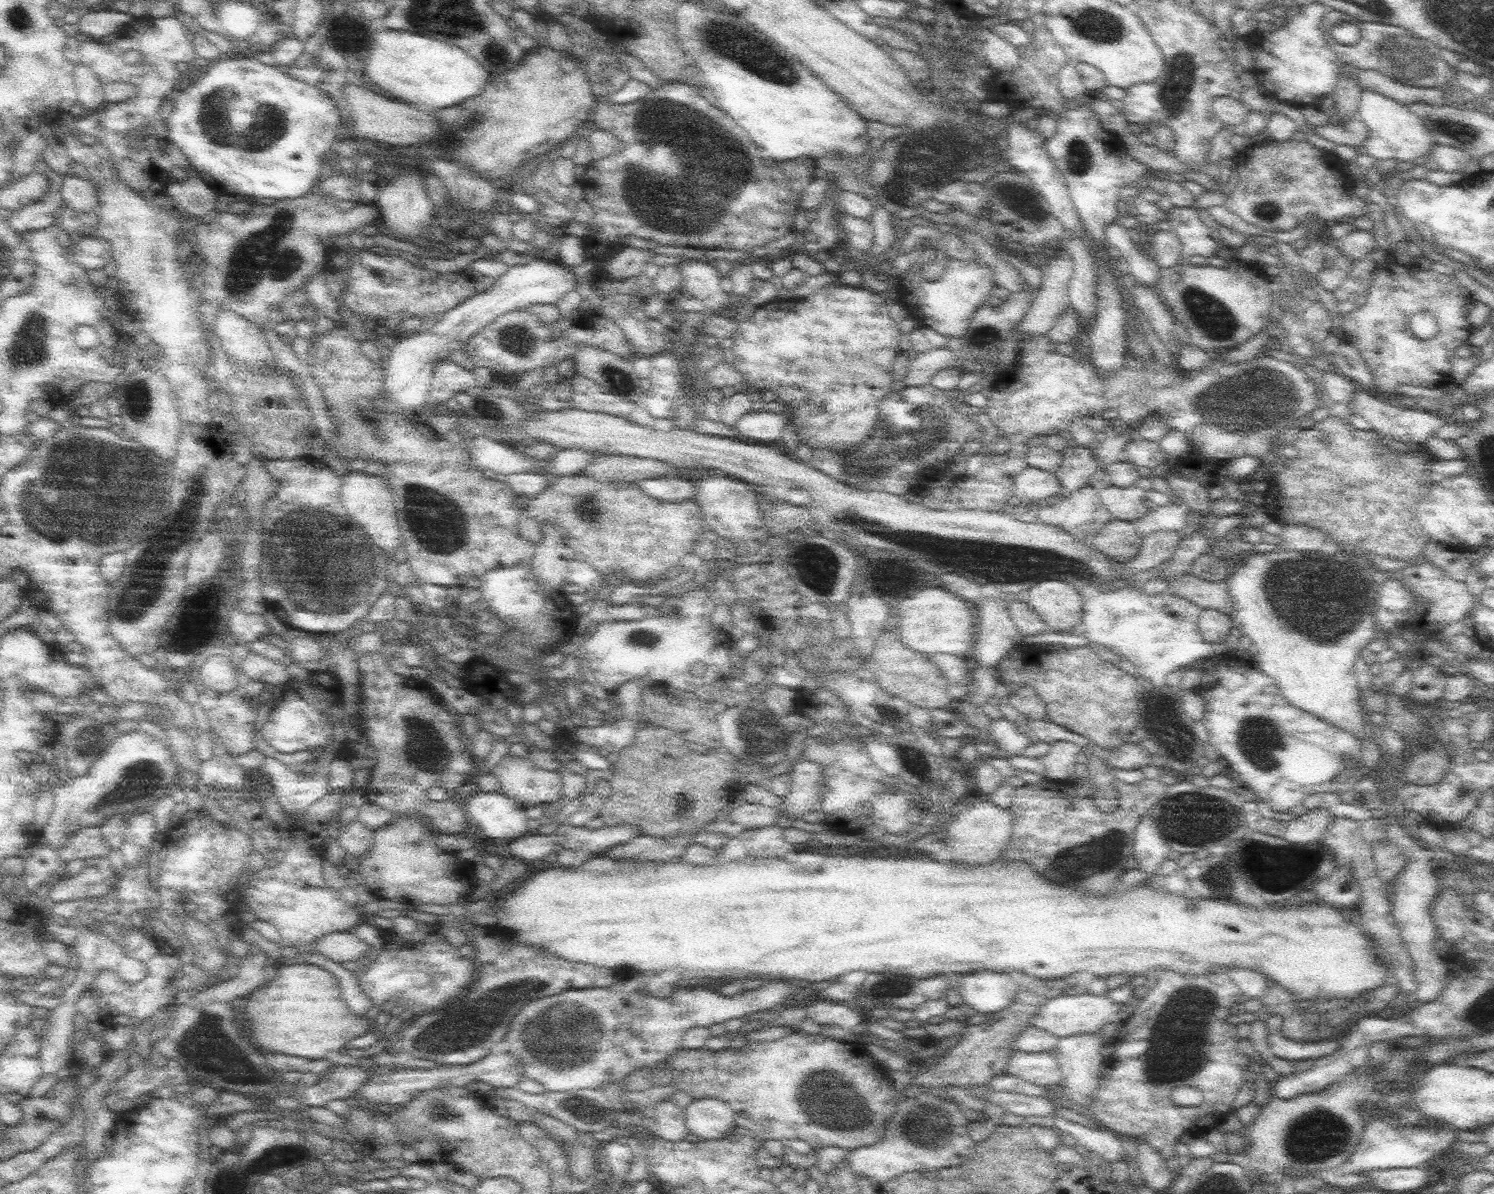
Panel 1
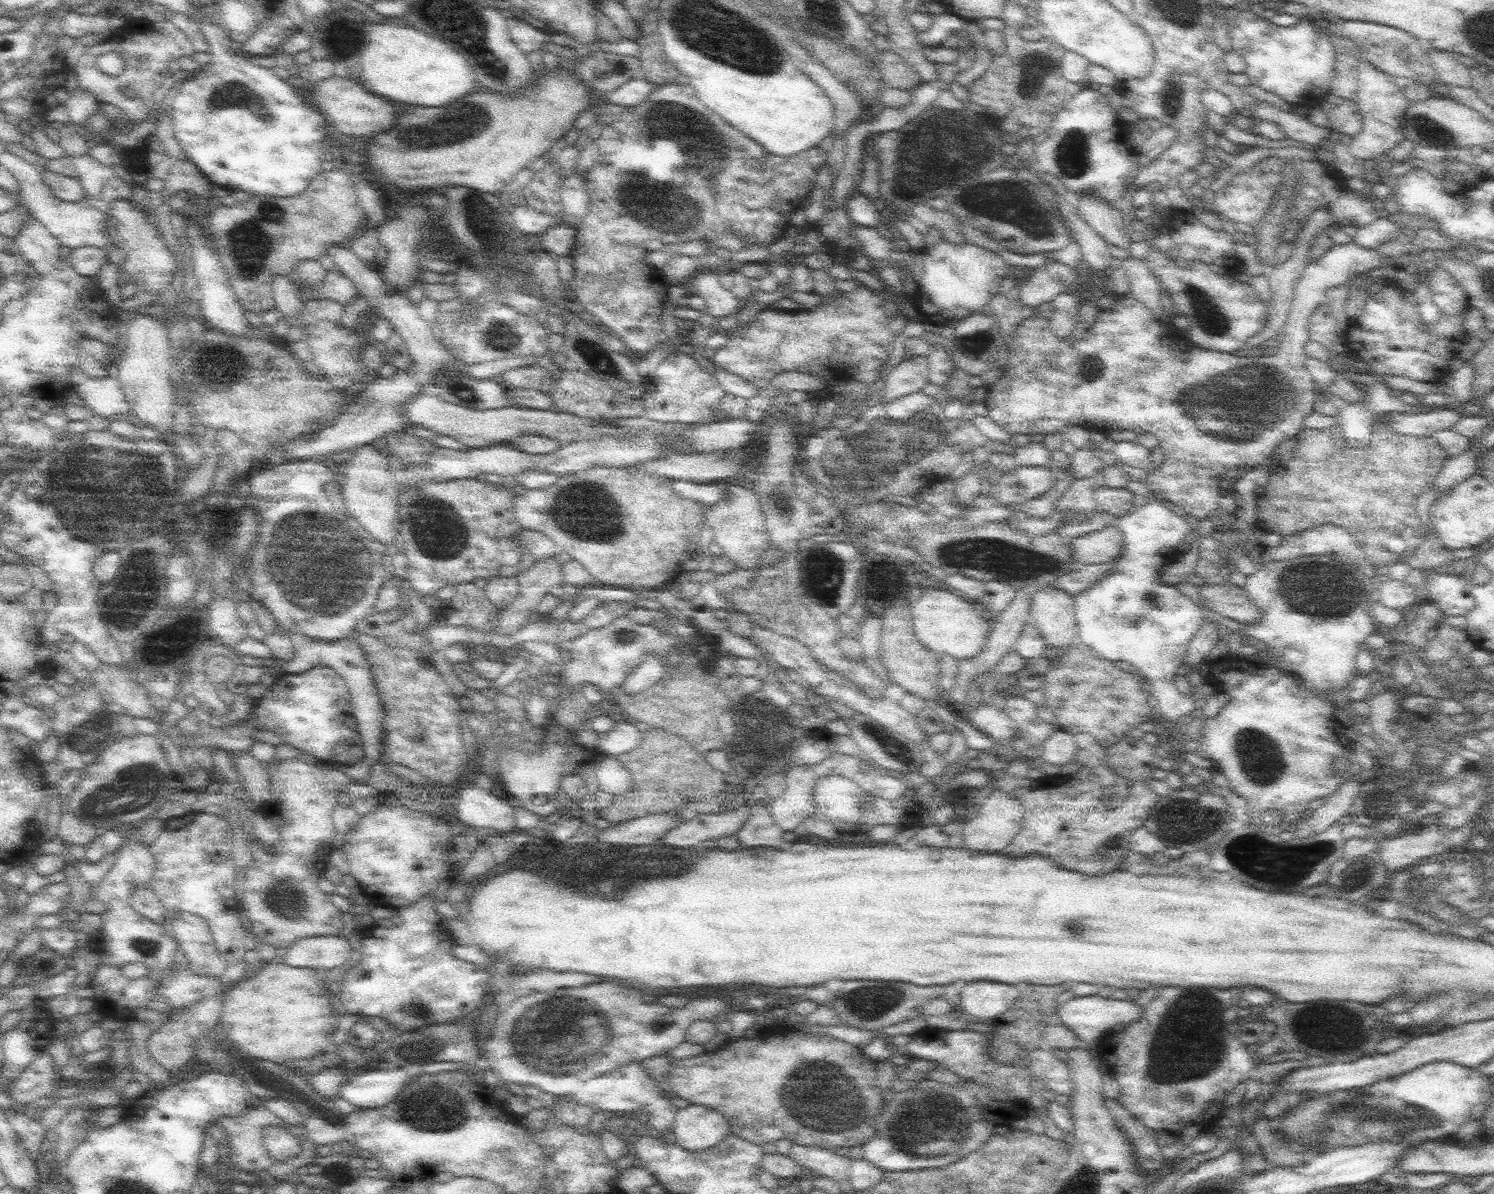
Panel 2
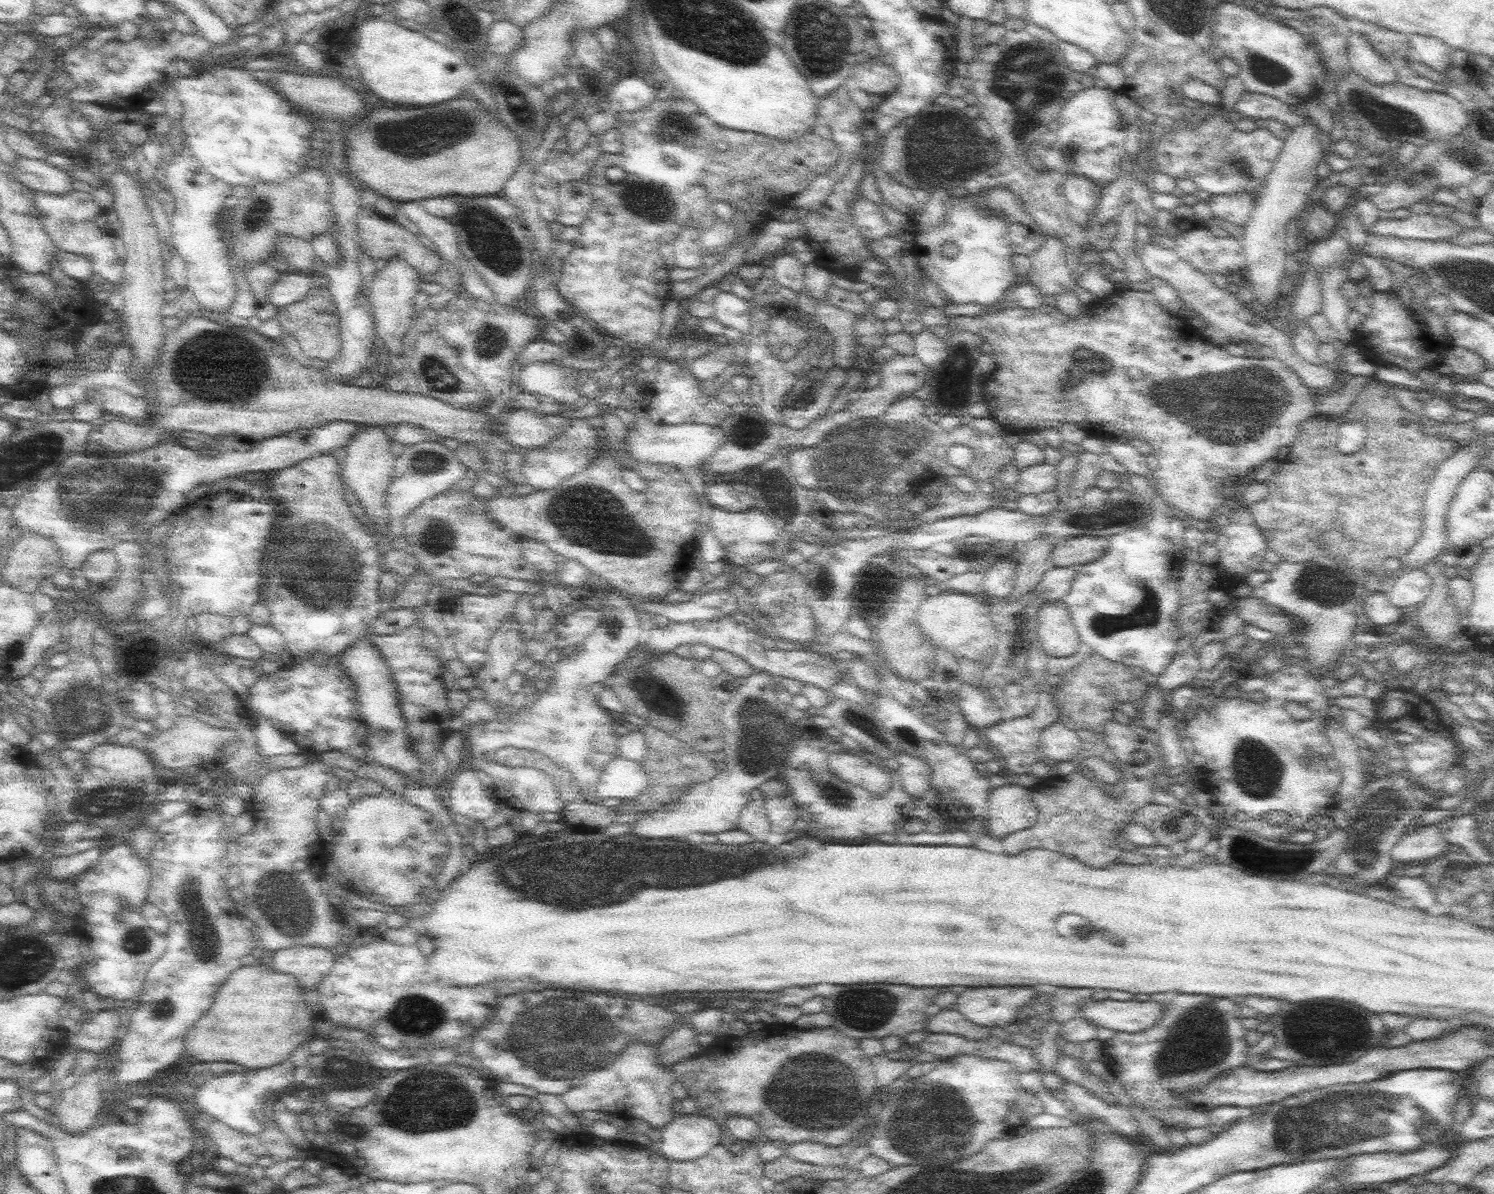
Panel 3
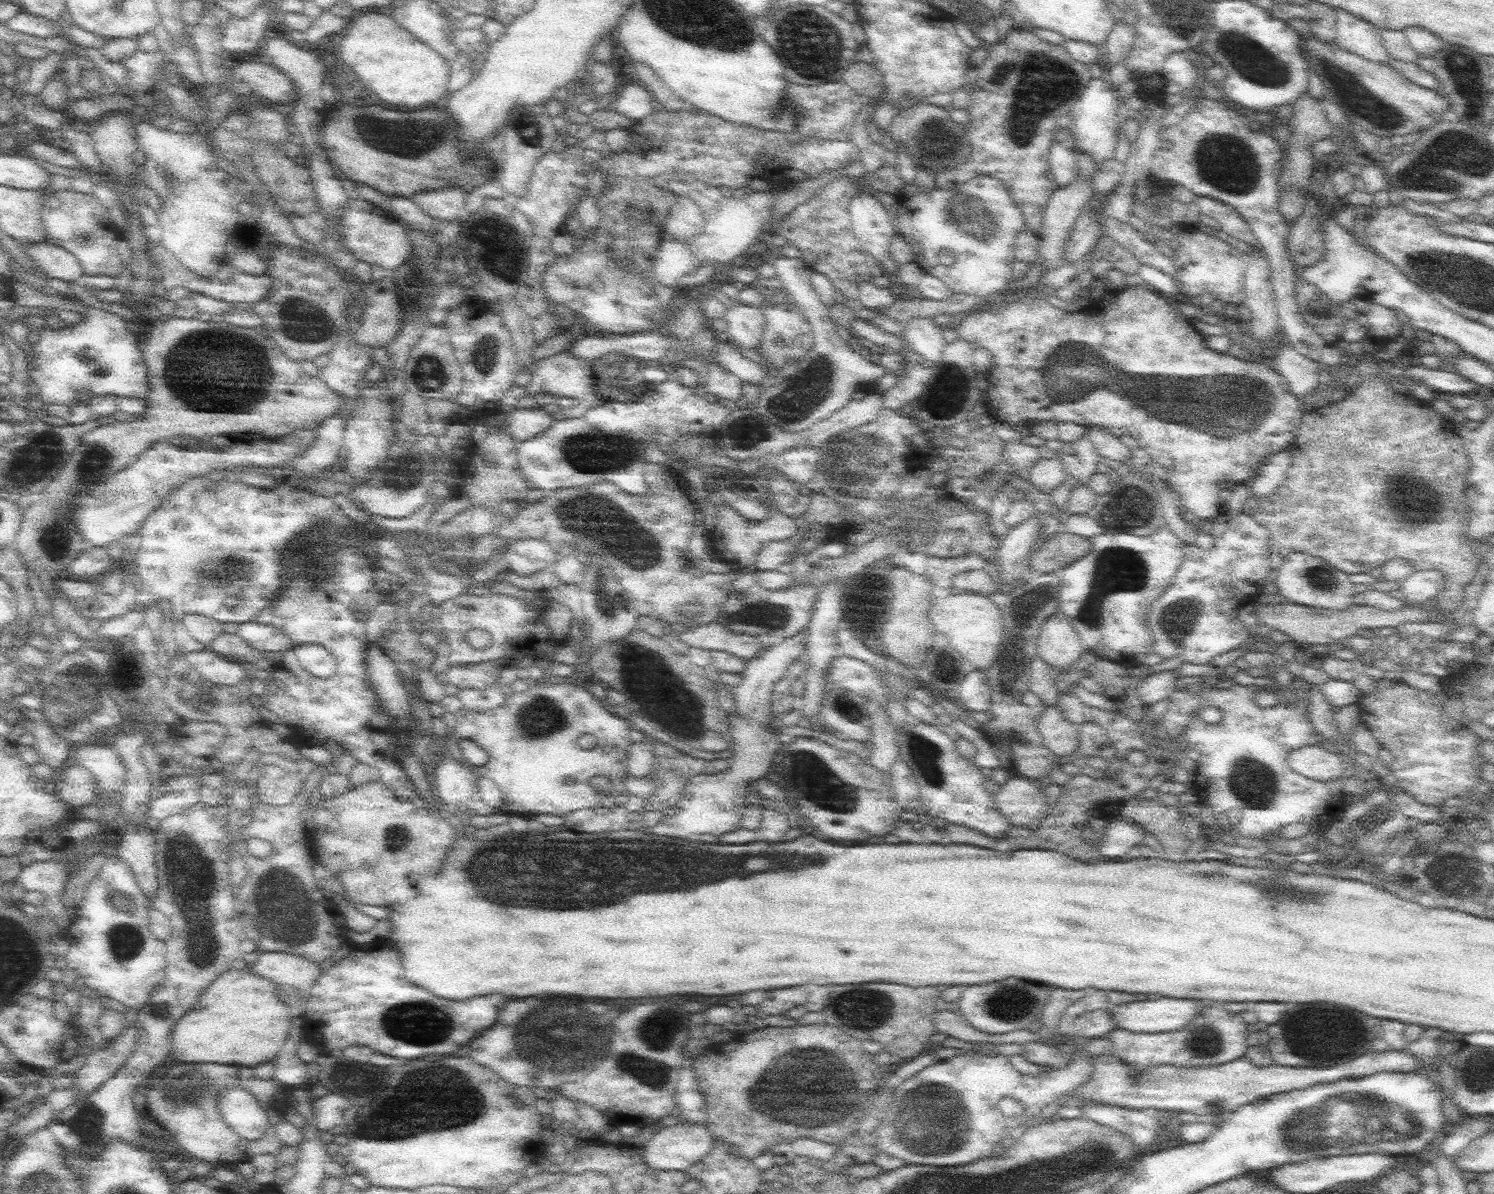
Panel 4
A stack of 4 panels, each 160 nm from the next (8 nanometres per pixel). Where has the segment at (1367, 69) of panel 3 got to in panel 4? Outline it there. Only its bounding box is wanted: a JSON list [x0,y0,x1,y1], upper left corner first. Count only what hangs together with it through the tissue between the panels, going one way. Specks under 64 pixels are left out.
[1336,8,1389,63]

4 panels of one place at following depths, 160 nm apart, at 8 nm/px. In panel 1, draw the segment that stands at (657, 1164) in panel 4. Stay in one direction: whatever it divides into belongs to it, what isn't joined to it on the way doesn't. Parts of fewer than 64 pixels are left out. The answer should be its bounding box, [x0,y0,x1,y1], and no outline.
[685,1099,736,1140]

